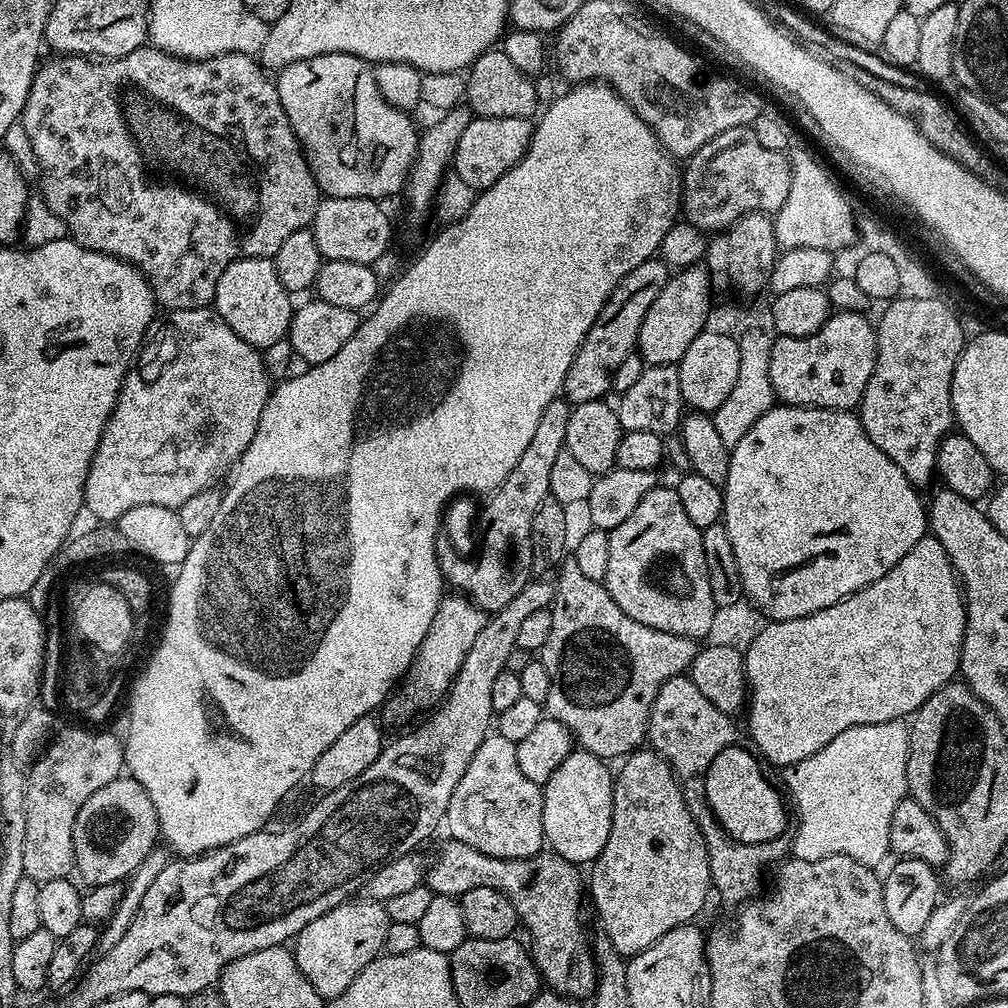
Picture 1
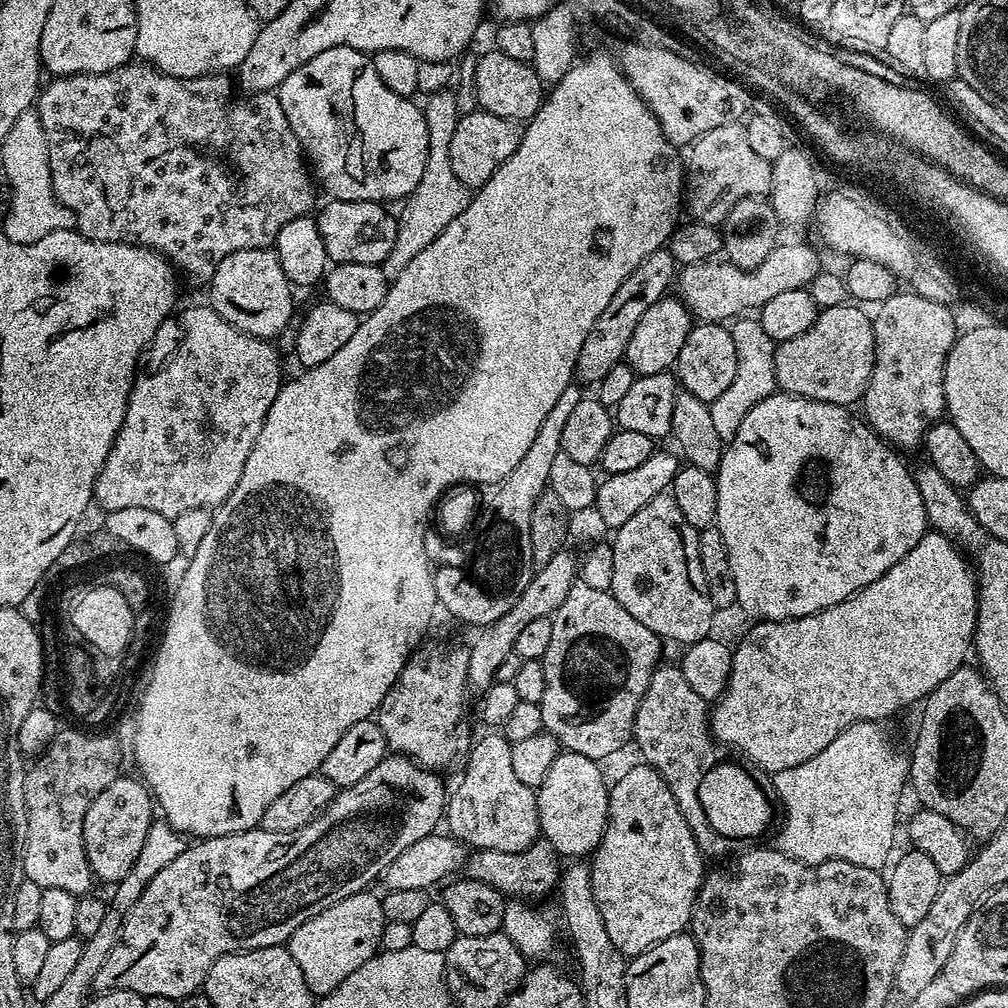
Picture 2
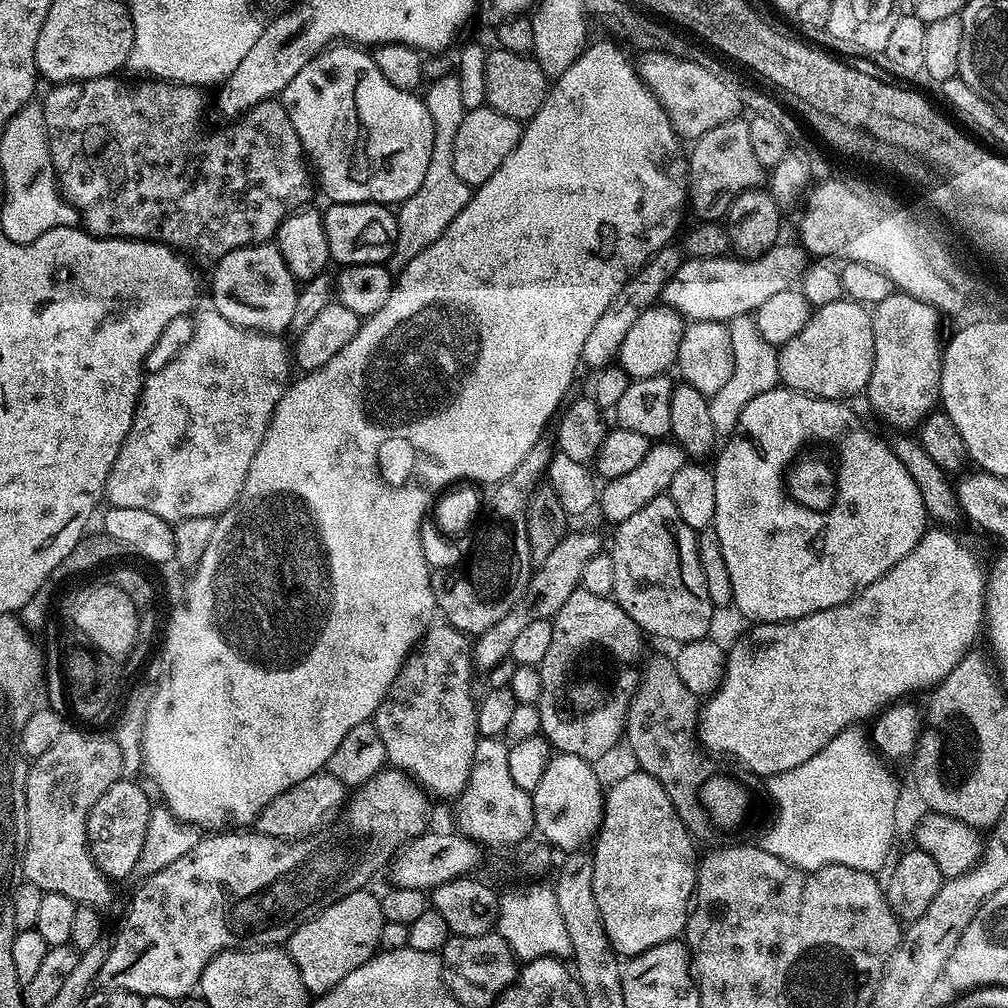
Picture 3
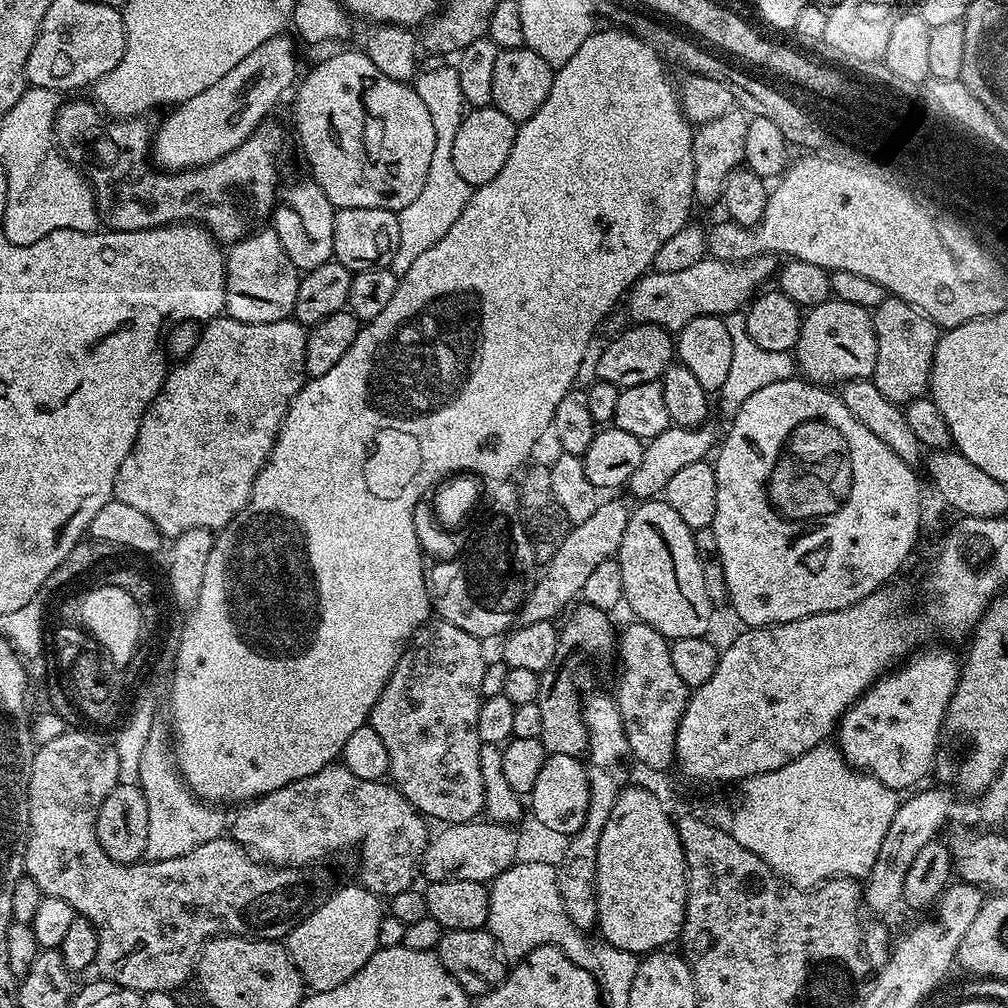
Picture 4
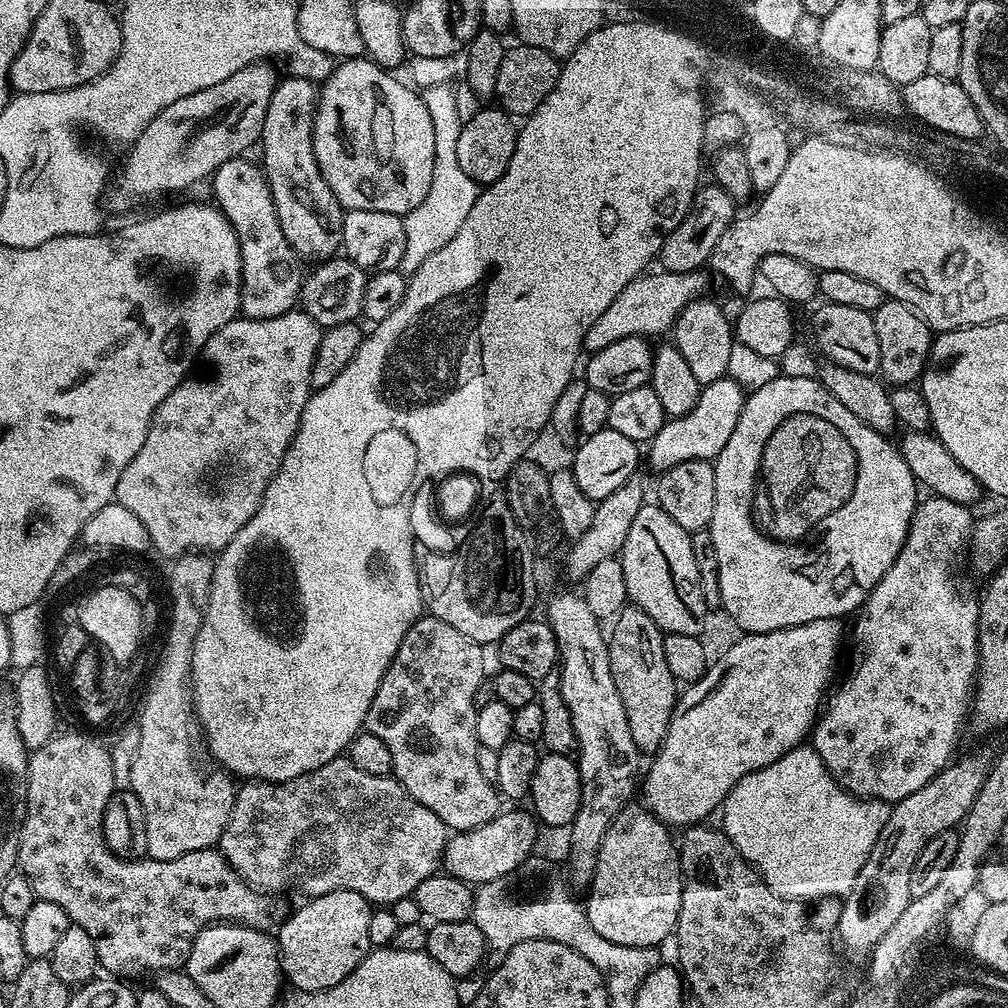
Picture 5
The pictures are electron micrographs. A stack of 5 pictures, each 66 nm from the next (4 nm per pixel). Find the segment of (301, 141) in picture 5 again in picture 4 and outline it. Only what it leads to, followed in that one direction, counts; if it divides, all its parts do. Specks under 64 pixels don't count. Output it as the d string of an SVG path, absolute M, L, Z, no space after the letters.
M305 178L286 188L282 192L282 203L275 209L270 224L278 234L278 242L282 242L282 250L286 250L286 258L290 258L290 262L294 262L301 273L306 273L333 259L334 218L337 209L332 207L326 194L322 194L316 181L311 178Z

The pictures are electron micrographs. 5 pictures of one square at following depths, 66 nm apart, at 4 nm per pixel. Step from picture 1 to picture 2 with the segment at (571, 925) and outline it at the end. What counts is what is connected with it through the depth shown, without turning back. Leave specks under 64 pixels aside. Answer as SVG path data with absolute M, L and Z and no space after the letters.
M538 838L530 847L521 852L503 852L485 848L473 851L465 859L462 872L467 879L482 882L508 898L544 896L551 888L553 891L560 883L562 857L559 852L554 850L554 846L550 846L548 840Z

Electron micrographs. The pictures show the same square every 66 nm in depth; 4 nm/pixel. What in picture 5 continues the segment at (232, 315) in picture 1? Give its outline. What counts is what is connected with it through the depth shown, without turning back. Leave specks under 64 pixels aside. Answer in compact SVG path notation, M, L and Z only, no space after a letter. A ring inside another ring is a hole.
M244 156L222 162L210 177L215 203L240 238L242 254L242 286L240 287L240 312L249 320L278 318L293 311L300 298L302 283L301 261L286 242L272 191L259 163L251 164ZM300 263L300 264L299 264Z

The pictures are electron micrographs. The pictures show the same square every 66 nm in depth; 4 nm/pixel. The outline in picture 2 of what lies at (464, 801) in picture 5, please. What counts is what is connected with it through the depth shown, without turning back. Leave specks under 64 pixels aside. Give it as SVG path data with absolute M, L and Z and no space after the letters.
M421 643L404 663L402 674L390 686L386 698L382 698L380 711L374 719L382 726L382 734L386 734L386 742L393 753L406 756L409 760L429 770L441 770L451 764L459 765L462 758L470 751L468 740L468 720L464 715L468 708L464 703L470 697L468 687L468 648L460 644L428 644Z

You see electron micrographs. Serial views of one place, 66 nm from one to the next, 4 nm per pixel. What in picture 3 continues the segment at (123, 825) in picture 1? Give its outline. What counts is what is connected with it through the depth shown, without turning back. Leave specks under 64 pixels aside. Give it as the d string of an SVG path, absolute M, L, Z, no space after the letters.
M122 778L94 802L94 806L88 812L88 848L96 859L96 865L109 877L124 880L135 873L138 854L142 854L142 842L146 842L146 826L150 826L150 814L152 813L153 801L148 801L148 796L135 784L135 779Z

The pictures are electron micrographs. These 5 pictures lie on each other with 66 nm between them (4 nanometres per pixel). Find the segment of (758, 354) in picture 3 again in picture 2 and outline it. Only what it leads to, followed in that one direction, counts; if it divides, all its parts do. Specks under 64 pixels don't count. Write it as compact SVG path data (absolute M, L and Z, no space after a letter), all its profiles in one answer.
M742 316L731 325L735 349L738 350L738 368L734 380L721 397L713 400L710 407L718 434L724 442L730 442L741 428L742 420L758 402L772 395L777 389L774 374L774 353L777 343L762 329L759 319Z

